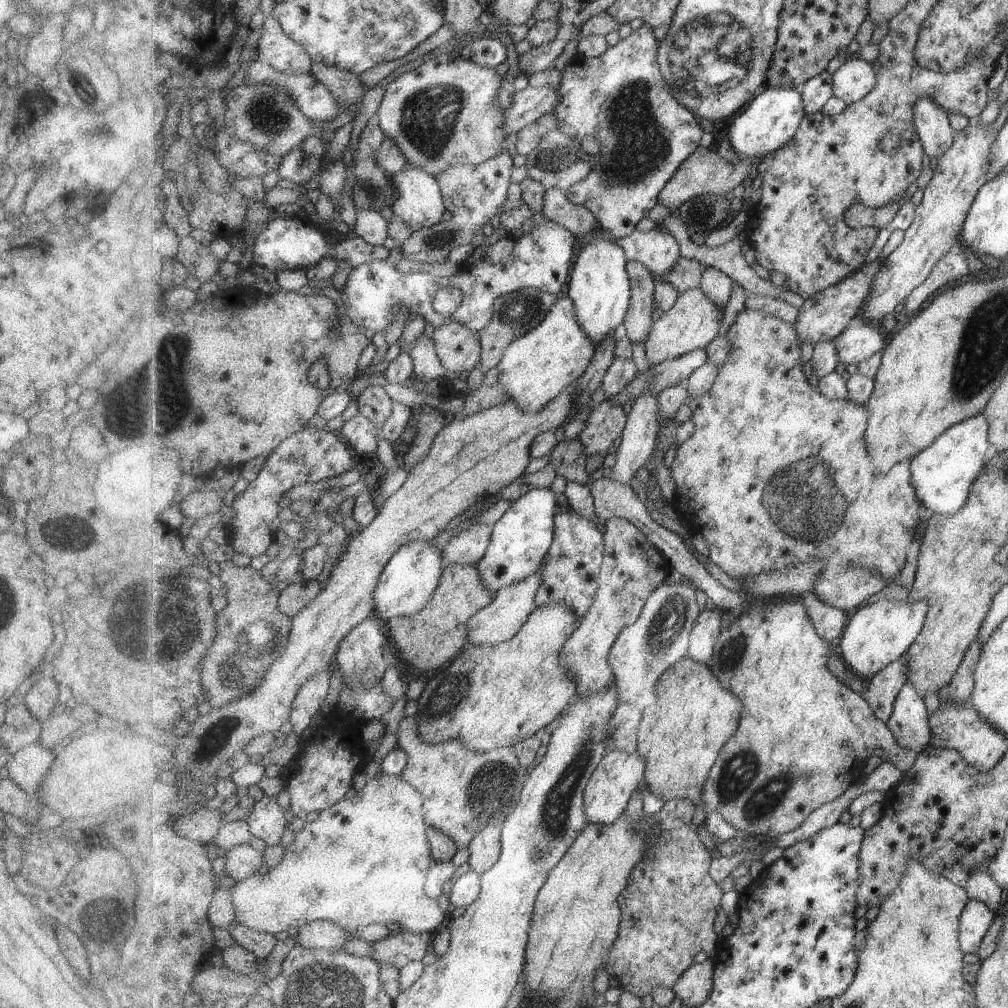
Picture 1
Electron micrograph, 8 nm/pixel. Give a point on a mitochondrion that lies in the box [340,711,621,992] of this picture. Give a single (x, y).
(556, 811)

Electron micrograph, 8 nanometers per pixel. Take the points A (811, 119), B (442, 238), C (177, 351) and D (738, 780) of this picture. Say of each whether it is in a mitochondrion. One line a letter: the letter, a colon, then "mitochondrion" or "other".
A: other
B: mitochondrion
C: mitochondrion
D: mitochondrion

